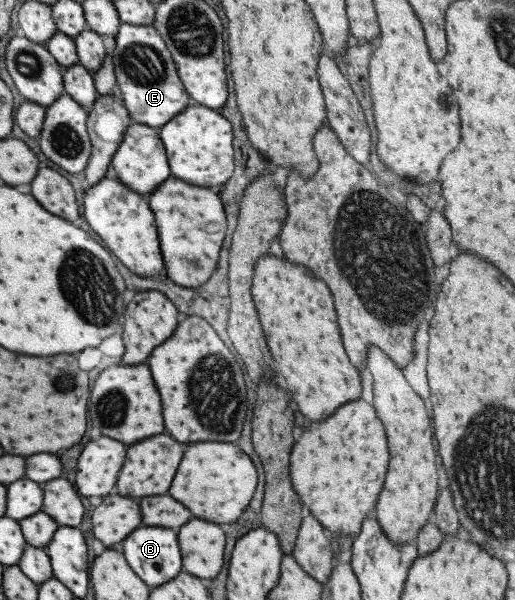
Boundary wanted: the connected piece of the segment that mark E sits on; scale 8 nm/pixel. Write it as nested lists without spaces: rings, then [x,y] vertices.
[[[120,23],[114,39],[111,64],[121,93],[120,98],[132,123],[157,128],[165,125],[170,118],[192,103],[177,76],[170,52],[152,25]]]

